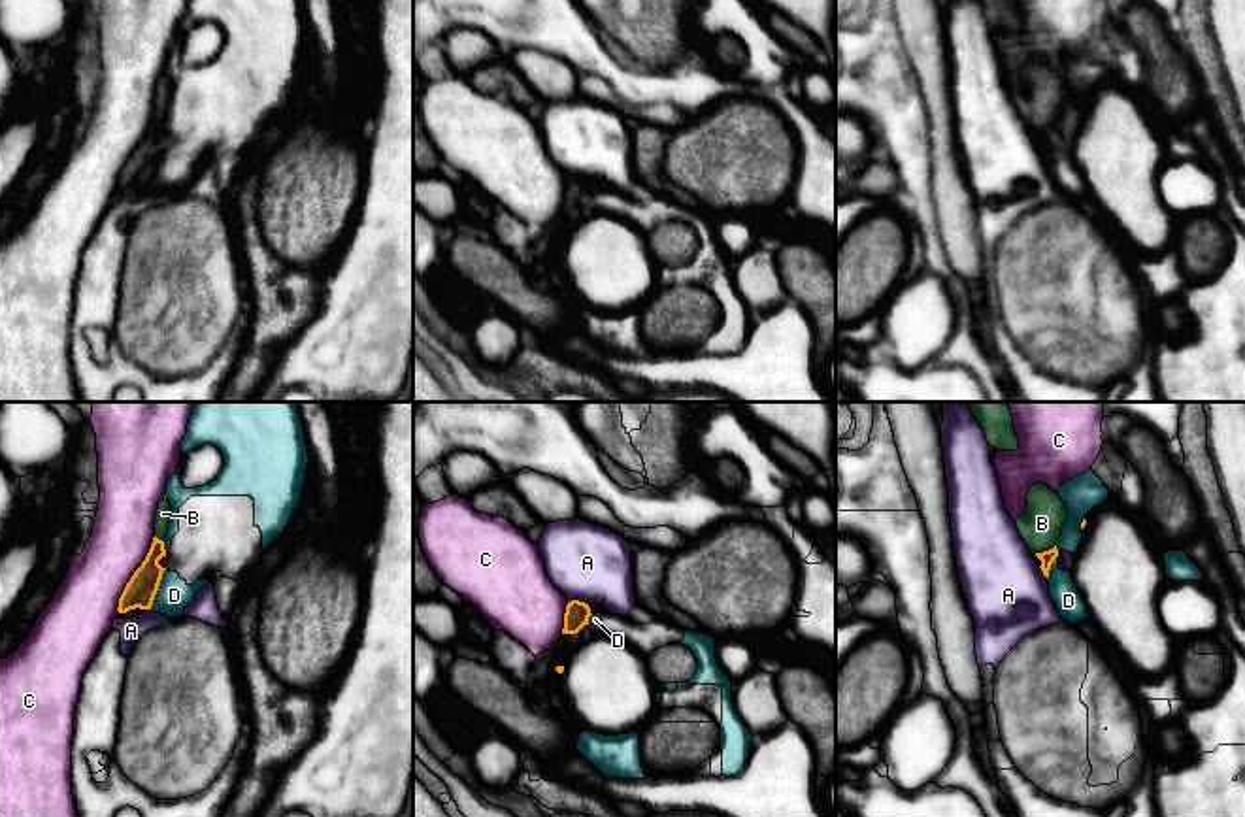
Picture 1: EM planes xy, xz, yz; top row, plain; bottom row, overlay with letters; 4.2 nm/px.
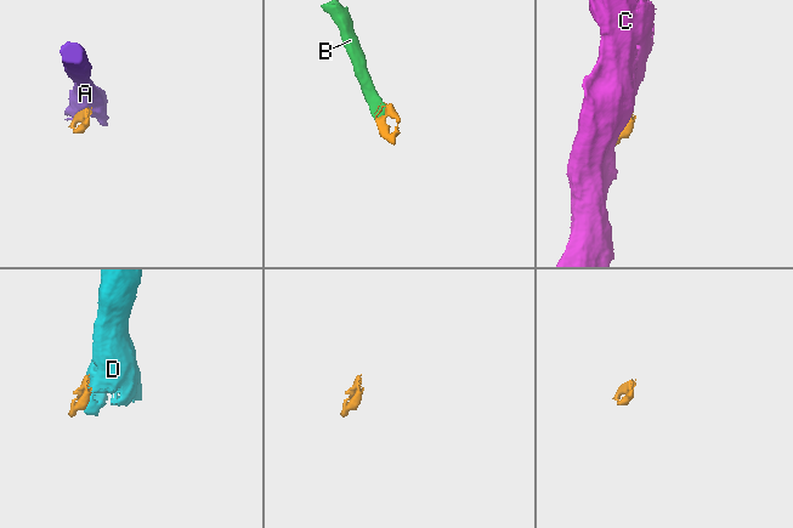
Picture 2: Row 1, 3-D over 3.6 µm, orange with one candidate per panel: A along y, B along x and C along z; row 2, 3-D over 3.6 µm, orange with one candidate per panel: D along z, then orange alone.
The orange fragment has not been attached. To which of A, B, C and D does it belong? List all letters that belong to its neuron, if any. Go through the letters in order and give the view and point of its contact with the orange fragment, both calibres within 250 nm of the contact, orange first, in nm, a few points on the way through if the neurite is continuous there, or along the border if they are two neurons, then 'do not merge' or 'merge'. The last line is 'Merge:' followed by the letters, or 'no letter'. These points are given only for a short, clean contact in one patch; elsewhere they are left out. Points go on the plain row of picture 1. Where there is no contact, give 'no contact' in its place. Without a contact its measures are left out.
A: contact xz (578, 178); calibres 100 and 320 nm; border xz (568, 178), (583, 178), (587, 182); do not merge
B: contact yz (1045, 129); calibres 60 and 180 nm; way yz (1047, 134), (1045, 129), (1042, 100); merge
C: contact xy (134, 151); calibres 130 and 280 nm; do not merge
D: contact xy (157, 166); calibres 130 and 150 nm; border xy (165, 146), (149, 187); do not merge
Merge: B

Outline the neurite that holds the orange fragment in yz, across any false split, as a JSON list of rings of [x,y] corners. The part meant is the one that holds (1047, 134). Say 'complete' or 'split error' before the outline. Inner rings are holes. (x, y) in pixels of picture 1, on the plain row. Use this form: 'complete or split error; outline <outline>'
split error; outline [[[1034,60],[1026,74],[1026,89],[1017,96],[1017,108],[1032,132],[1041,138],[1041,149],[1049,155],[1051,142],[1058,134],[1056,119],[1068,96],[1062,75],[1043,60]]]

